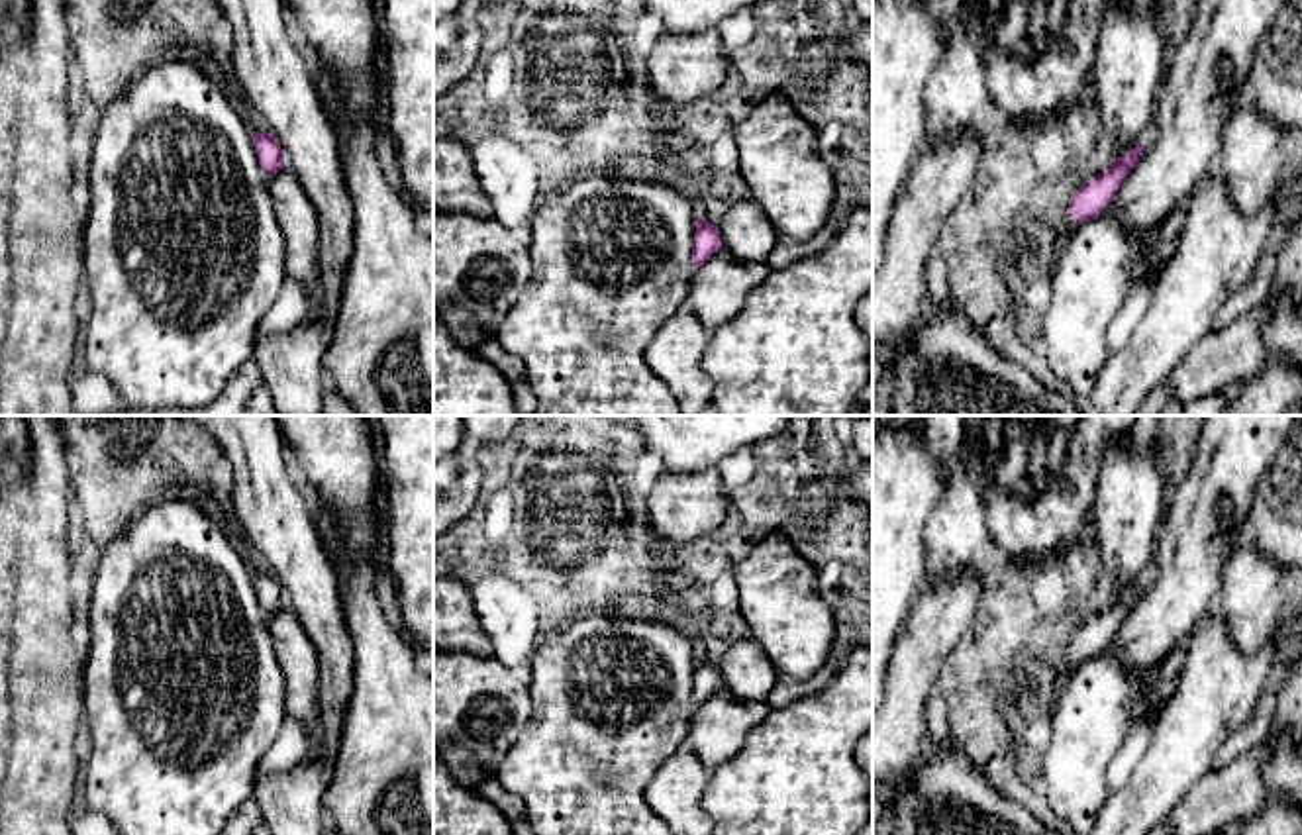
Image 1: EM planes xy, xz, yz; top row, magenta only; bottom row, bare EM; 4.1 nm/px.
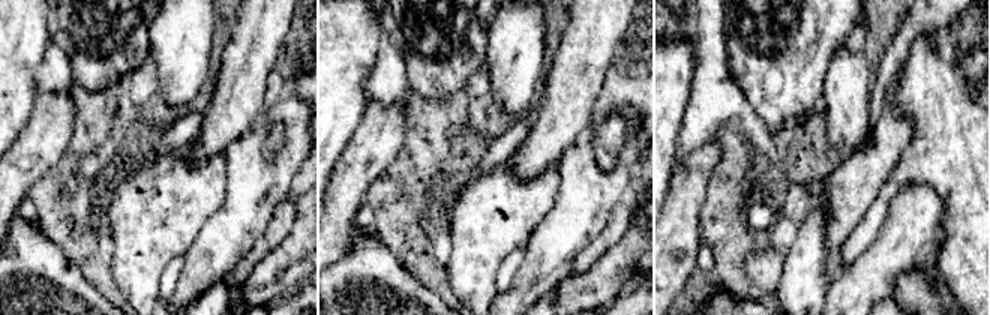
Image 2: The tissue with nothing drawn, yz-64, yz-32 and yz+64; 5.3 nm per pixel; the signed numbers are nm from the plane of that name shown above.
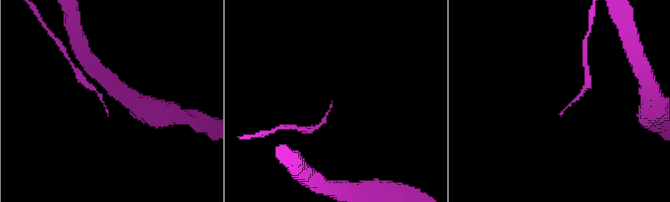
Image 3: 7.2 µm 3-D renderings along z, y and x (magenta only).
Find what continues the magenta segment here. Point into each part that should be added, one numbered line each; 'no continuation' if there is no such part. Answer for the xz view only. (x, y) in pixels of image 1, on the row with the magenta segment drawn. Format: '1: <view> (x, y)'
no continuation

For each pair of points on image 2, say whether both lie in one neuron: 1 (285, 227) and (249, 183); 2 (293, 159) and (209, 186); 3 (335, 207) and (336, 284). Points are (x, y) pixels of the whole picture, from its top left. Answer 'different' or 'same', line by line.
1: different
2: different
3: different

